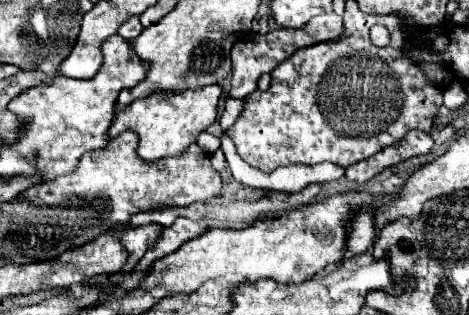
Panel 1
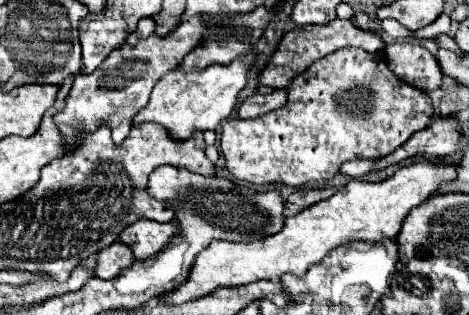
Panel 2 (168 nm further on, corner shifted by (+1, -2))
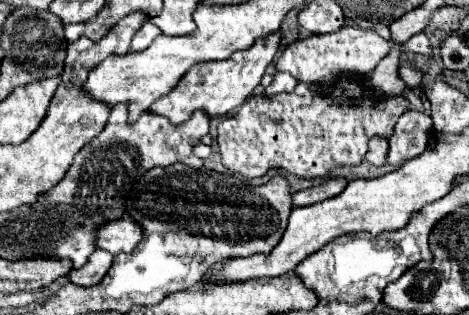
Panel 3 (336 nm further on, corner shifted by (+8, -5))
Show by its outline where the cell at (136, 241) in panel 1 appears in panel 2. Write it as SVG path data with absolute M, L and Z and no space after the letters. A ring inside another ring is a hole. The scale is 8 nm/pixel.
M117 241L109 245L107 249L101 249L97 253L97 265L95 265L95 275L101 279L111 279L121 269L127 269L127 265L133 265L135 257L131 257L131 249L127 245L119 245Z

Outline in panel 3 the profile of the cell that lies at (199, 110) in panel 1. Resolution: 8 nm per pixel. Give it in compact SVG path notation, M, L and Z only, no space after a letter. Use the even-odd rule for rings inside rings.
M274 32L268 38L260 38L256 40L256 44L250 50L240 50L234 52L230 58L226 60L210 60L210 62L200 62L196 66L192 66L176 84L176 88L172 88L172 92L164 94L160 100L156 100L148 112L156 114L156 116L164 116L168 118L172 124L182 124L186 122L192 112L196 110L204 110L208 114L208 118L220 118L226 116L230 110L238 108L240 104L244 104L246 98L252 96L254 88L260 84L262 74L266 70L266 66L272 62L274 54L278 52L280 46L280 32Z

